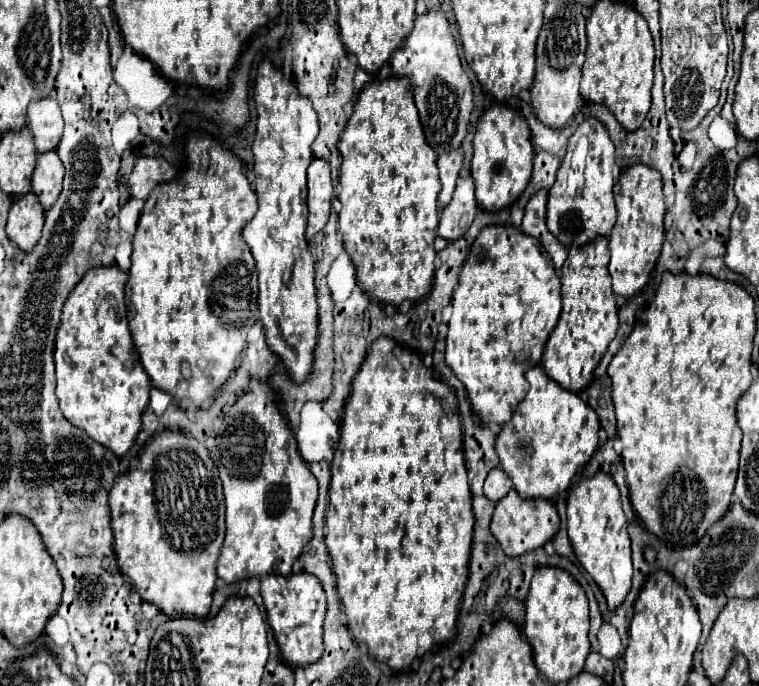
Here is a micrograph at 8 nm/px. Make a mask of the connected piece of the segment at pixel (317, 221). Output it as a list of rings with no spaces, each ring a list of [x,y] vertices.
[[[314,159],[308,167],[308,227],[306,237],[312,239],[318,231],[324,229],[330,215],[330,199],[332,199],[332,177],[330,165],[324,159]]]

